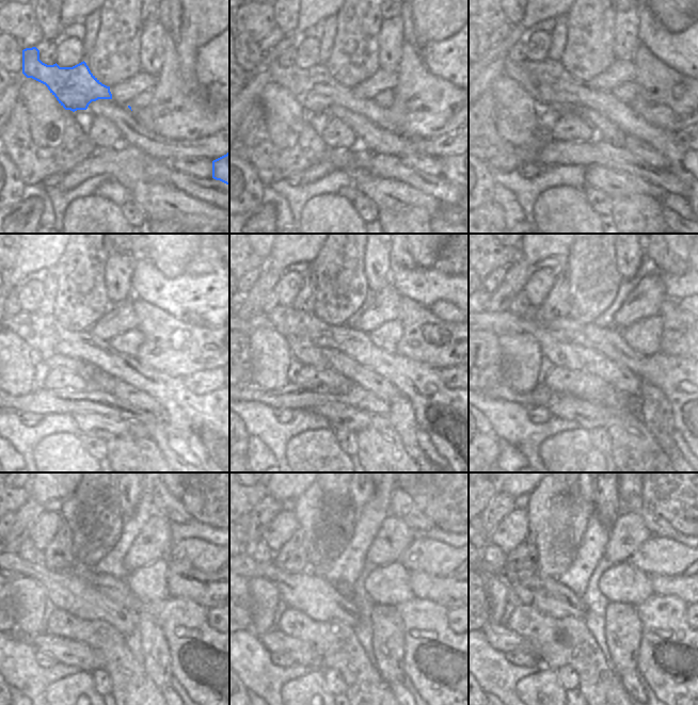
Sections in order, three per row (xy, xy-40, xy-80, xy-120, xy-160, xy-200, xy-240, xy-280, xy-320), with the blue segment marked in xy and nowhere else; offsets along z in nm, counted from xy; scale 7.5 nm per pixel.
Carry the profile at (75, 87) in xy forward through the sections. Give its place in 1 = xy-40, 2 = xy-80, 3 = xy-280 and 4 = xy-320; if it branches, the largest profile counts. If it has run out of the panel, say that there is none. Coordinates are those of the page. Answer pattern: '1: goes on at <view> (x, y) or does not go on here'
1: goes on at xy-40 (315, 90)
2: goes on at xy-80 (548, 82)
3: goes on at xy-280 (446, 671)
4: goes on at xy-320 (685, 672)

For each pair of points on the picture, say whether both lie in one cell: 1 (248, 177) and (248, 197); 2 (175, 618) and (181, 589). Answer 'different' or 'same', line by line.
1: same
2: different

